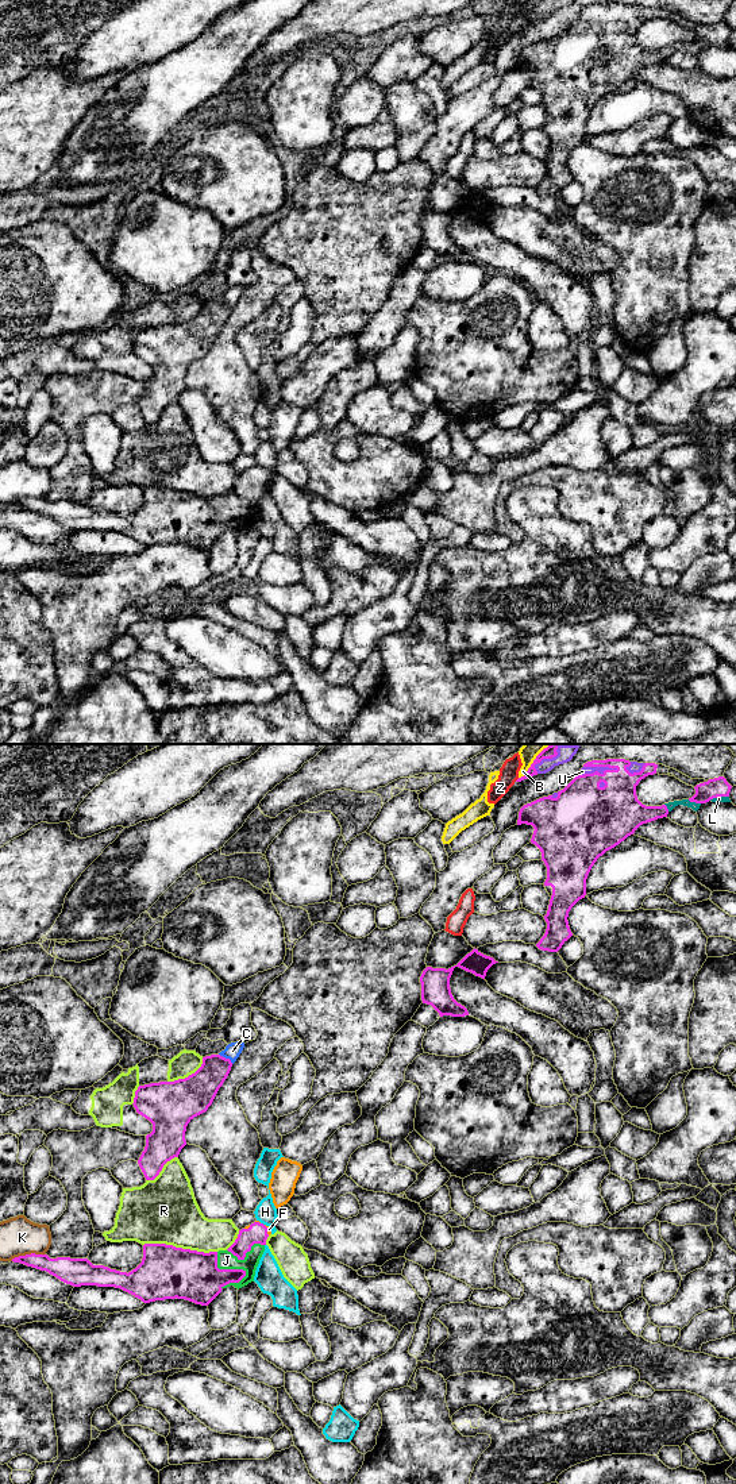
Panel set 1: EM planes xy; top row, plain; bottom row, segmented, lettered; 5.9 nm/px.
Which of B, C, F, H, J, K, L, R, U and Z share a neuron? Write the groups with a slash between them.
B / C F J L U / H / K / R / Z

